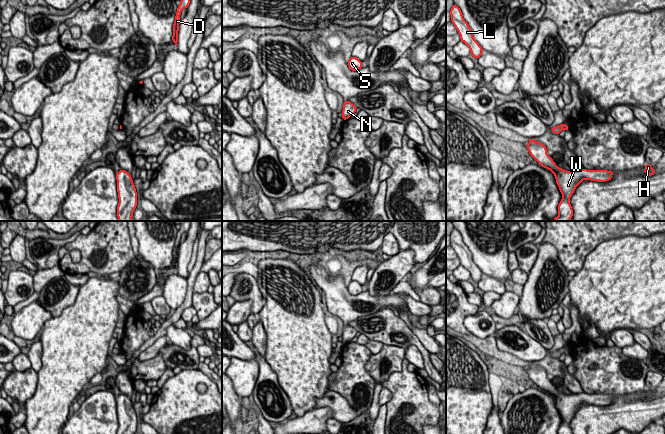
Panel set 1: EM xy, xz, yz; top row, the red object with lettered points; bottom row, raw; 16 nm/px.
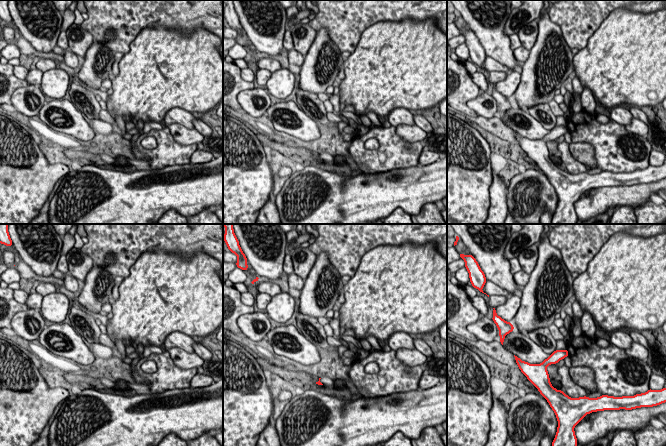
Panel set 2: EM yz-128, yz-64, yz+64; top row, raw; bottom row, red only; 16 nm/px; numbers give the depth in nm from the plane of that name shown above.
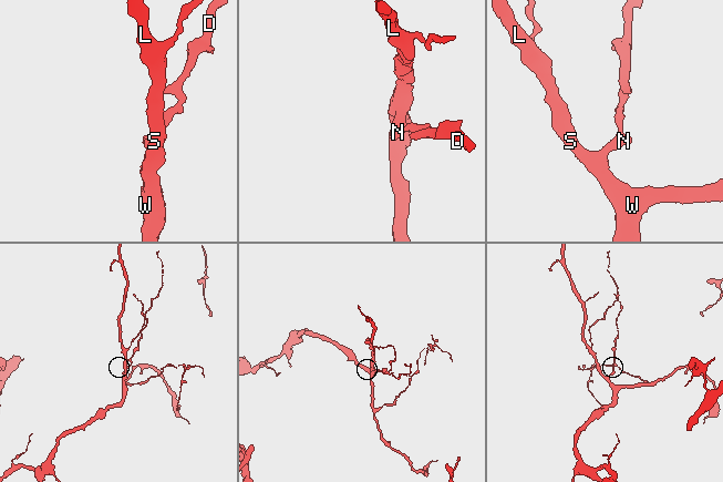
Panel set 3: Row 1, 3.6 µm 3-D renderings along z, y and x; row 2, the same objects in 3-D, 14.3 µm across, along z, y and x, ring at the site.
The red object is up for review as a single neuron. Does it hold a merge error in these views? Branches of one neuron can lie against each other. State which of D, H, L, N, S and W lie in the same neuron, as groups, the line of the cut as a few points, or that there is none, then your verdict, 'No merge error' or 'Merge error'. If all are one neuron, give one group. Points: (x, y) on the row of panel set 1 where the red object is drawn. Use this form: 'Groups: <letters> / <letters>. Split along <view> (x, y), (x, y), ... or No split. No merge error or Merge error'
Groups: D H L N S W. No split. No merge error

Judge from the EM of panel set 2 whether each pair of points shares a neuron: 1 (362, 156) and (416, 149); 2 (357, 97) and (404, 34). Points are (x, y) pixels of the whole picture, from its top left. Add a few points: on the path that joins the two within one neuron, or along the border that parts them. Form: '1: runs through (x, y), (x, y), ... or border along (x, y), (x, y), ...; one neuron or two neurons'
1: runs through (375, 156), (403, 154); one neuron
2: runs through (373, 81), (404, 50); one neuron

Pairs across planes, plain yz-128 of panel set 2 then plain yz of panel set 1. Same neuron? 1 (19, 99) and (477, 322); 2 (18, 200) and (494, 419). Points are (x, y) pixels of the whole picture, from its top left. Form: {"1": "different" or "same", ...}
{"1": "same", "2": "different"}

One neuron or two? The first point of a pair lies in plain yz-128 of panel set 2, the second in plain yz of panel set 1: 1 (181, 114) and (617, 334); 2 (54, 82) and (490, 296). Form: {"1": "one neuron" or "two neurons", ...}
{"1": "one neuron", "2": "two neurons"}

